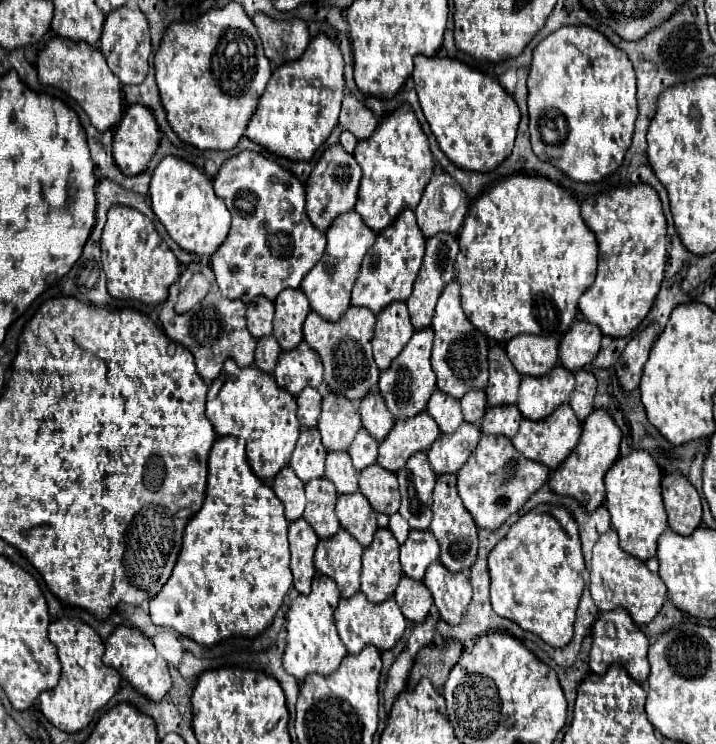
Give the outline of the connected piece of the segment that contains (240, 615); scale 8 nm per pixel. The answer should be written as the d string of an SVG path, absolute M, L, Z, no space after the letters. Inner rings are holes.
M224 436L224 438L218 438L212 446L212 452L210 452L210 460L208 460L208 486L206 486L206 498L204 498L204 504L202 508L198 510L196 518L192 518L188 524L186 524L186 532L184 532L184 544L182 544L182 550L180 550L180 556L176 560L176 566L172 570L172 576L168 578L168 582L164 584L164 588L150 600L150 618L154 624L158 626L168 626L168 628L174 628L176 632L180 632L182 636L186 638L192 638L194 642L202 644L202 646L208 646L212 648L214 644L220 644L222 640L228 640L228 638L256 638L260 636L264 630L270 628L272 620L274 620L274 614L278 612L278 608L282 606L284 602L284 596L288 594L290 586L292 586L292 572L290 572L290 551L288 542L288 526L289 522L284 516L284 506L282 502L276 498L274 490L264 484L260 478L256 478L248 466L248 460L246 460L246 454L244 454L244 442L234 438L234 436Z

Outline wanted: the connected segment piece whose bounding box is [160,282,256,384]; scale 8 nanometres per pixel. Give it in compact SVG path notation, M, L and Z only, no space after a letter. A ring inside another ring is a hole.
M210 282L210 290L208 290L206 298L184 314L176 314L176 310L172 310L172 288L170 288L170 296L164 302L162 312L160 312L160 322L162 322L162 328L168 334L168 338L172 338L174 342L180 342L182 346L186 346L192 352L198 374L204 378L206 384L210 384L212 380L216 380L220 376L220 370L222 370L222 364L226 358L234 358L240 366L250 366L254 362L256 340L246 330L244 314L246 314L244 302L224 298L220 294L220 288L216 286L216 282Z

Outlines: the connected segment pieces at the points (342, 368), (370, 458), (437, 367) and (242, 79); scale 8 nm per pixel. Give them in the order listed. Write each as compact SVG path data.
M350 306L348 312L338 322L328 322L316 312L310 312L304 322L304 342L318 352L324 364L324 384L328 390L360 402L368 392L376 390L380 370L372 358L372 336L374 336L376 316L368 308Z
M364 428L358 430L350 450L348 450L352 462L354 462L354 468L360 472L368 466L372 466L376 462L376 456L378 456L378 440L372 438Z
M450 282L440 294L432 320L432 330L432 370L436 372L438 390L458 400L472 388L484 390L488 386L488 340L484 334L472 328L472 324L464 316L464 310L460 306L460 288L456 286L456 282Z
M236 2L214 8L194 22L168 26L154 56L154 68L172 130L200 150L232 150L238 144L272 76L258 32Z

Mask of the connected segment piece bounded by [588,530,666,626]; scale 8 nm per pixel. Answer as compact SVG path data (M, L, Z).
M608 530L606 534L602 534L594 546L588 588L600 612L608 612L614 608L626 608L638 626L650 624L654 616L660 612L662 604L666 602L666 586L660 580L660 576L656 572L650 572L642 560L626 554L620 548L618 534L614 530Z

